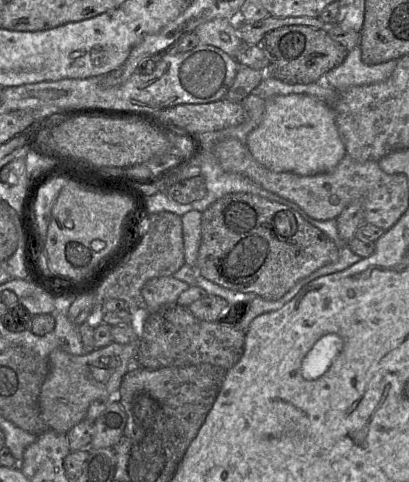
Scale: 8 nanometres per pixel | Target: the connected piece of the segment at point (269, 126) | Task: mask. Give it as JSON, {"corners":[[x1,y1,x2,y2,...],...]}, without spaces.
{"corners":[[305,94,274,96,265,101,265,113,246,143,253,157,274,172,311,176,333,170,346,155,332,107]]}

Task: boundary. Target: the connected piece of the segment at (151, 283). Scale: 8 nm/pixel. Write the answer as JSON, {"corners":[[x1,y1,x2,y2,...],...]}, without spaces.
{"corners":[[173,276,158,277,149,280,141,294,148,313,155,313,164,305,177,303,180,294,190,286]]}

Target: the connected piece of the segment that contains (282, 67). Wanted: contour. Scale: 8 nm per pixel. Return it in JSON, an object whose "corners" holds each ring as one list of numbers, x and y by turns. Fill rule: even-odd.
{"corners":[[283,26,265,34,257,45,266,56,266,66,261,69,262,80,273,78,289,84,311,84,321,81,322,77,339,66,346,58,348,50,333,40,326,29,308,26]]}

